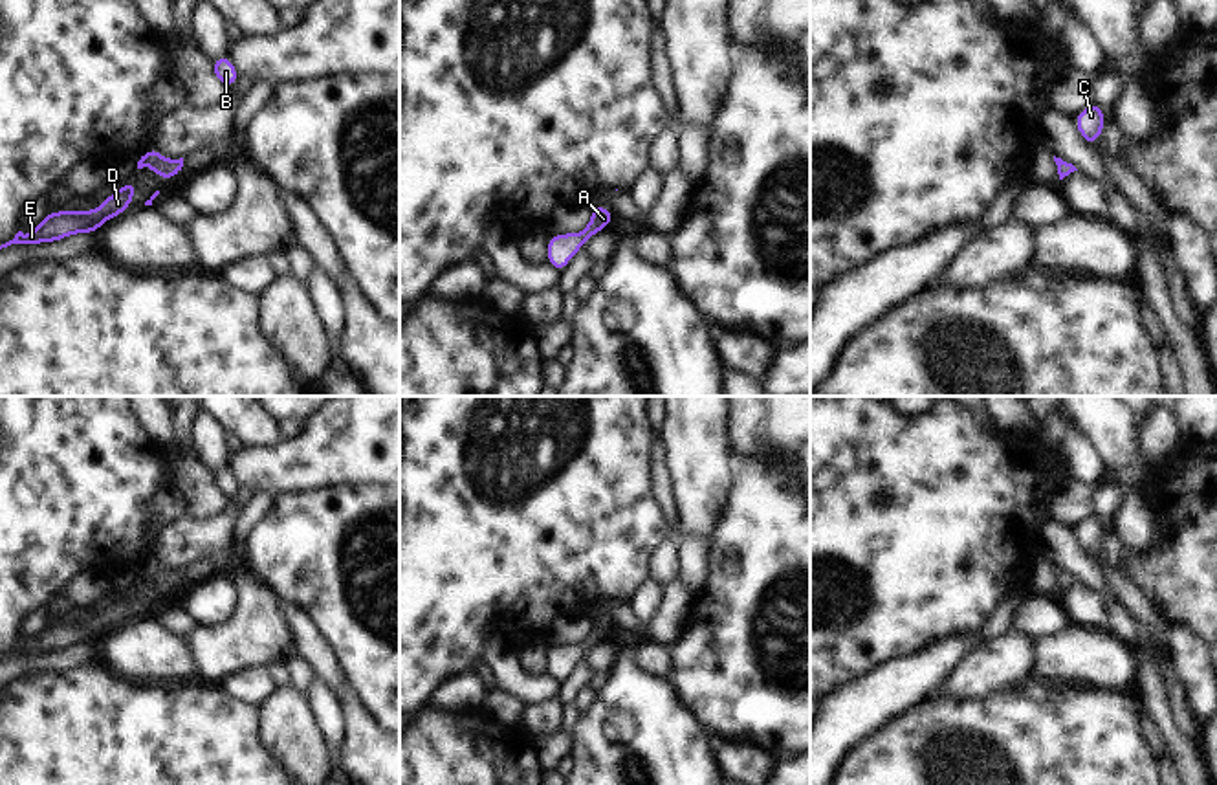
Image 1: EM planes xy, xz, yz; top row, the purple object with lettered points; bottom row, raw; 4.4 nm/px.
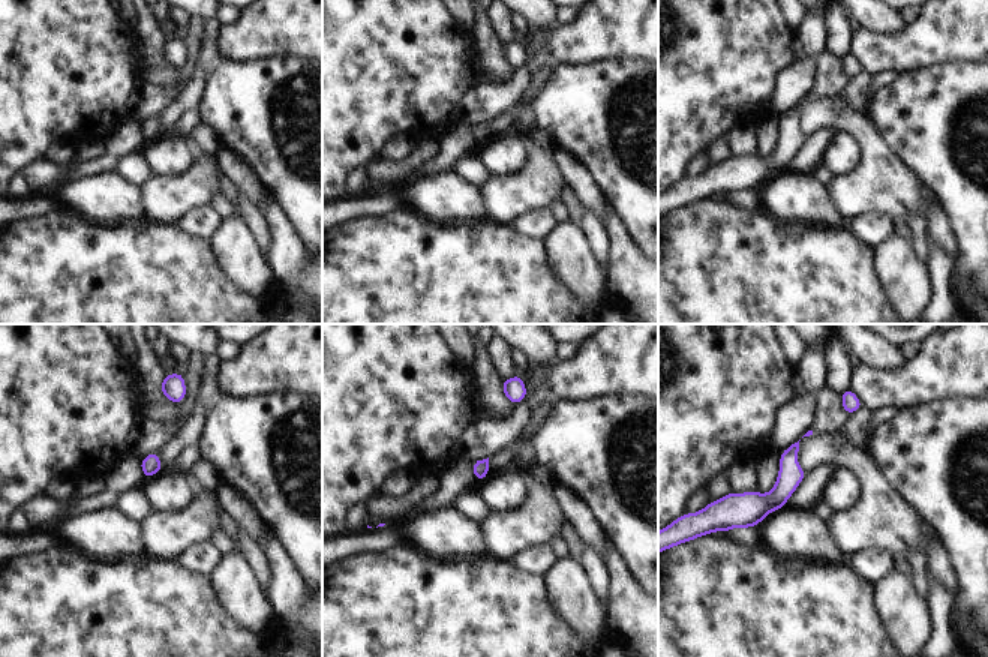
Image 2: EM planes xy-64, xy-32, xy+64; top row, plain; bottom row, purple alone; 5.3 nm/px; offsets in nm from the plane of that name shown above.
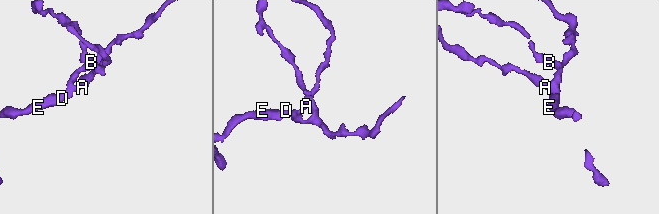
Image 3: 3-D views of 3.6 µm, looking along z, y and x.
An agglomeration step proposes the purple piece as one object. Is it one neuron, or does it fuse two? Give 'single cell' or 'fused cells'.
single cell

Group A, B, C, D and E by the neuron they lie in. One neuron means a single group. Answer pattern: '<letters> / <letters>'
A B C D E

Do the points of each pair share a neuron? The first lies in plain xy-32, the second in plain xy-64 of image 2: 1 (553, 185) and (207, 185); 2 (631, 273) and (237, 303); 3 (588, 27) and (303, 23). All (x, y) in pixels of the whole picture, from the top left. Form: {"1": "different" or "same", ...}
{"1": "same", "2": "different", "3": "same"}

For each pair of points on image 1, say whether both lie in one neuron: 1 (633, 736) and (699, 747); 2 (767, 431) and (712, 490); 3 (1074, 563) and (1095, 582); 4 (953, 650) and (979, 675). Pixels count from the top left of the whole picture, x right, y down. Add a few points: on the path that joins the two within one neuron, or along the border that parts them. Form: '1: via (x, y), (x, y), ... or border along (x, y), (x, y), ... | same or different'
1: via (649, 747), (682, 747) | same
2: border along (726, 415), (726, 439), (732, 453) | different
3: via (1080, 567), (1089, 576) | same
4: border along (986, 641), (970, 652), (935, 690) | different

